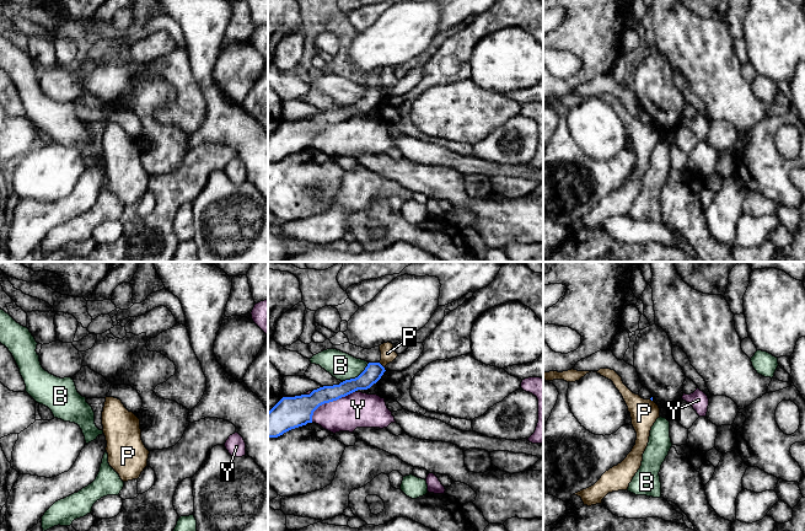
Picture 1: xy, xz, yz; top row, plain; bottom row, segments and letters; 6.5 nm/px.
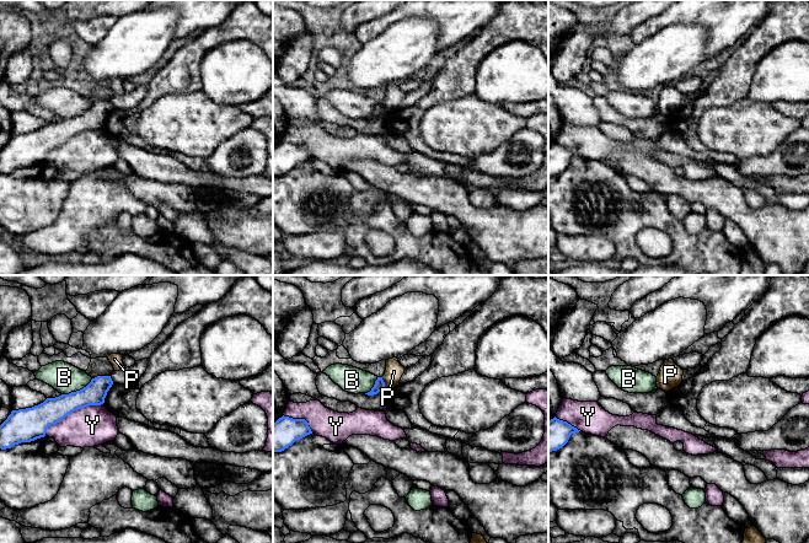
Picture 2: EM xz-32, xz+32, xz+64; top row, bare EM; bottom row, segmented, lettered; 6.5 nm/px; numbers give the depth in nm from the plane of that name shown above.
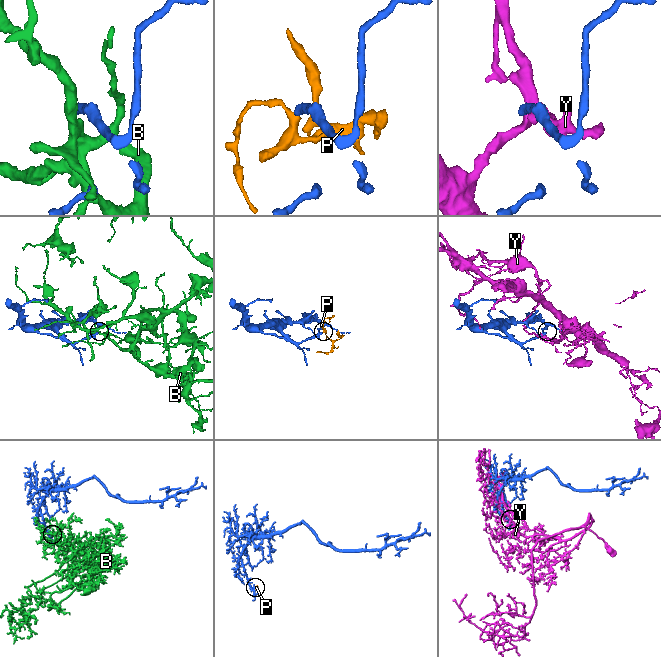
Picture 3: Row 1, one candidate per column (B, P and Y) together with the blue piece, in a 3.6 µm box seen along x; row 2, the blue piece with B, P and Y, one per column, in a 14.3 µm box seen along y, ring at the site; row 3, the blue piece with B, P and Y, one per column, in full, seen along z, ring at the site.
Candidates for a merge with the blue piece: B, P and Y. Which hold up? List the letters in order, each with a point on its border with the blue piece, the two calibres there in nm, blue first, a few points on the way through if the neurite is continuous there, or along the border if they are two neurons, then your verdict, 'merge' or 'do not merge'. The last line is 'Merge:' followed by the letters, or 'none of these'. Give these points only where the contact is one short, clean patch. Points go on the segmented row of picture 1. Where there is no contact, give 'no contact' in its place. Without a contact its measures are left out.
B: meets blue in xz at (358, 376); 120 nm thick on the blue side, 180 nm on the other; do not merge
P: meets blue in xz at (382, 366); 120 nm thick on the blue side, 100 nm on the other; border along xz (379, 363), (385, 370); do not merge
Y: meets blue in xz at (328, 402); 200 nm thick on the blue side, 240 nm on the other; do not merge
Merge: none of these

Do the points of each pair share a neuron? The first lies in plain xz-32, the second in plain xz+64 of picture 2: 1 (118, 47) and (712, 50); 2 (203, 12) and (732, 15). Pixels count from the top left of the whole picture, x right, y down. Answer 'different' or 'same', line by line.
1: different
2: same

